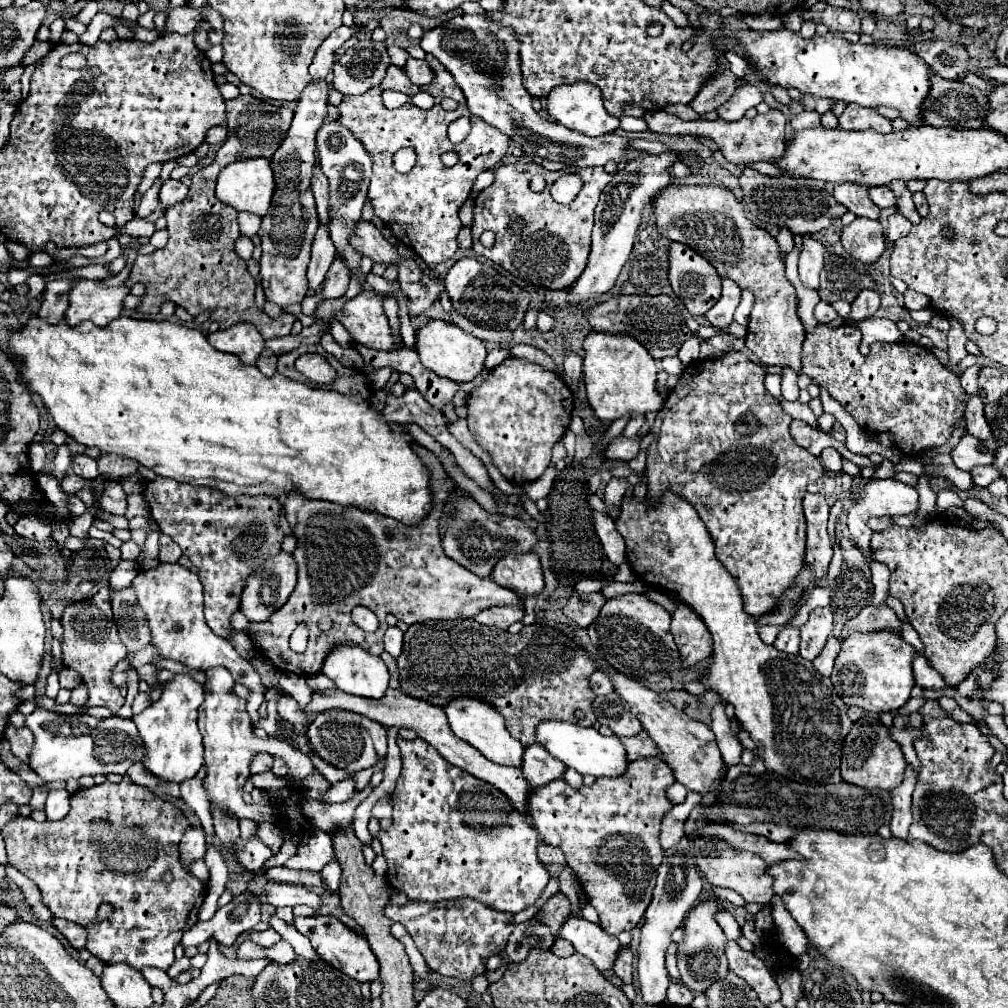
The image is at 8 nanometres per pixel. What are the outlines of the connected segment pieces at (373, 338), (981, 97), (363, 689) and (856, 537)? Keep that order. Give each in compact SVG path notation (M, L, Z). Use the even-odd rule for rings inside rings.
M362 290L358 296L346 300L344 308L336 312L334 318L344 324L356 342L374 350L398 350L380 292Z
M936 74L930 76L930 98L926 100L926 124L930 126L950 126L950 128L984 128L986 116L992 112L988 94L964 84L940 78Z
M338 644L338 646L334 646L326 654L320 672L324 676L328 676L336 684L336 688L340 688L342 692L364 696L364 698L382 698L382 694L388 688L388 680L390 680L390 674L388 674L384 660L380 656L370 654L368 650L364 650L358 644Z
M870 478L868 484L864 486L864 490L860 492L860 498L854 502L854 506L848 510L848 528L852 534L852 540L856 542L856 546L868 554L870 550L870 536L872 530L868 526L868 520L872 516L884 516L884 514L910 514L918 510L918 492L914 486L908 486L900 480L894 478Z

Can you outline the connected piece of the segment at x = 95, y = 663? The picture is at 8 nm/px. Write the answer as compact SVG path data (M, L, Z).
M100 588L90 600L68 604L62 614L62 626L62 662L64 666L76 670L82 676L82 682L86 684L90 696L88 706L106 706L116 714L124 704L124 696L120 694L120 688L112 684L110 678L116 668L116 662L126 656L126 646L120 642L118 630L114 626L110 588Z

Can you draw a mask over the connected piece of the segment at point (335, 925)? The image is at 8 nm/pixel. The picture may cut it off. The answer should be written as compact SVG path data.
M320 916L314 918L296 918L294 926L298 932L302 932L314 946L314 950L322 956L322 960L326 960L328 964L332 964L336 970L348 974L350 978L358 980L358 982L374 982L378 978L378 960L374 958L374 952L370 950L370 944L366 942L364 936L356 934L354 930L350 930L348 926L344 926L338 920L330 920L328 916Z

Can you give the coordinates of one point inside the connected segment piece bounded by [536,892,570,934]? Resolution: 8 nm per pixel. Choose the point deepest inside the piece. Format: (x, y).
(553, 913)

